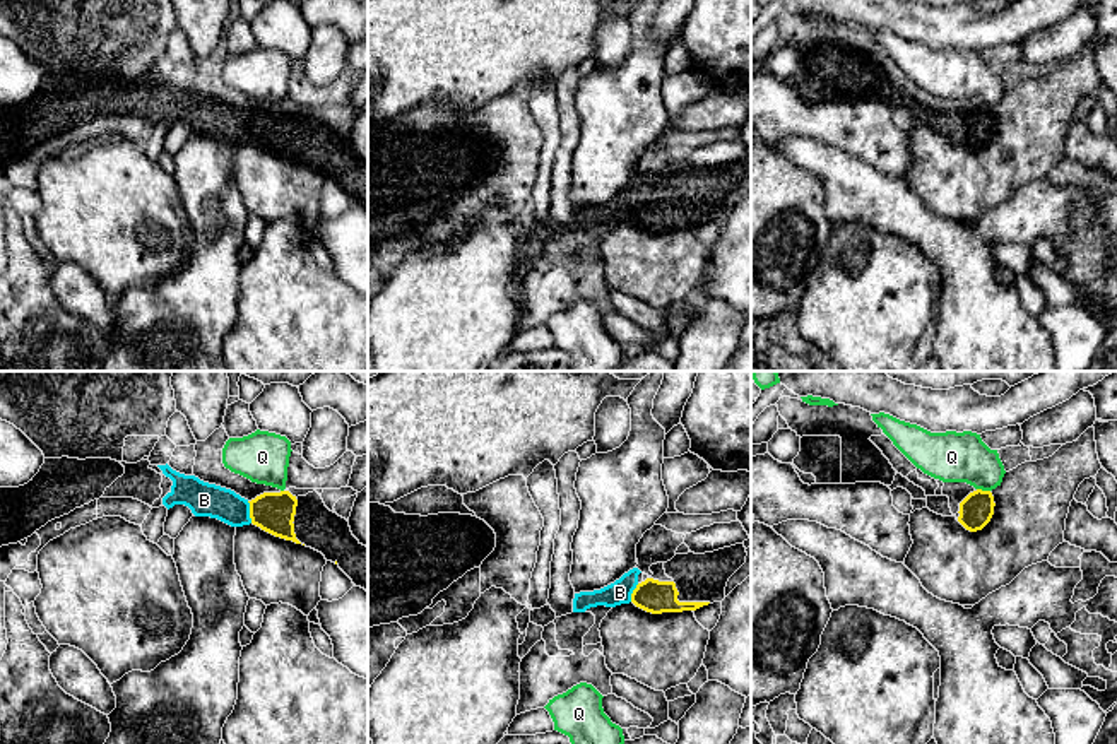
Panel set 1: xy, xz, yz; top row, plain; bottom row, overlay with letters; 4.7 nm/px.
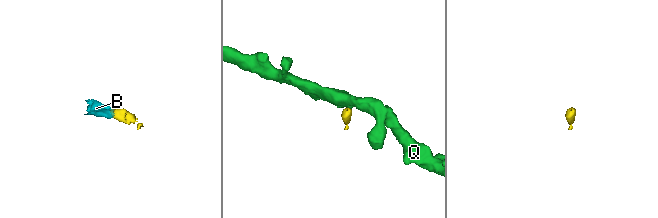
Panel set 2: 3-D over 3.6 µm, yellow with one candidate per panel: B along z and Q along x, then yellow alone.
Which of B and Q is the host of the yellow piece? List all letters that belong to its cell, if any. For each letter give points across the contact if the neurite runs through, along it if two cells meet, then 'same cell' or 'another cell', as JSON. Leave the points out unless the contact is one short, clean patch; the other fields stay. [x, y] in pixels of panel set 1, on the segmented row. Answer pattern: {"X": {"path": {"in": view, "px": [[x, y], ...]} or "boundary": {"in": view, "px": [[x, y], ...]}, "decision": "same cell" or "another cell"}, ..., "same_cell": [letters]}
{"B": {"path": {"in": "xy", "px": [[272, 512], [250, 512], [236, 512], [204, 500]]}, "decision": "same cell"}, "Q": {"boundary": {"in": "yz", "px": [[977, 488], [989, 491]]}, "decision": "another cell"}, "same_cell": ["B"]}

